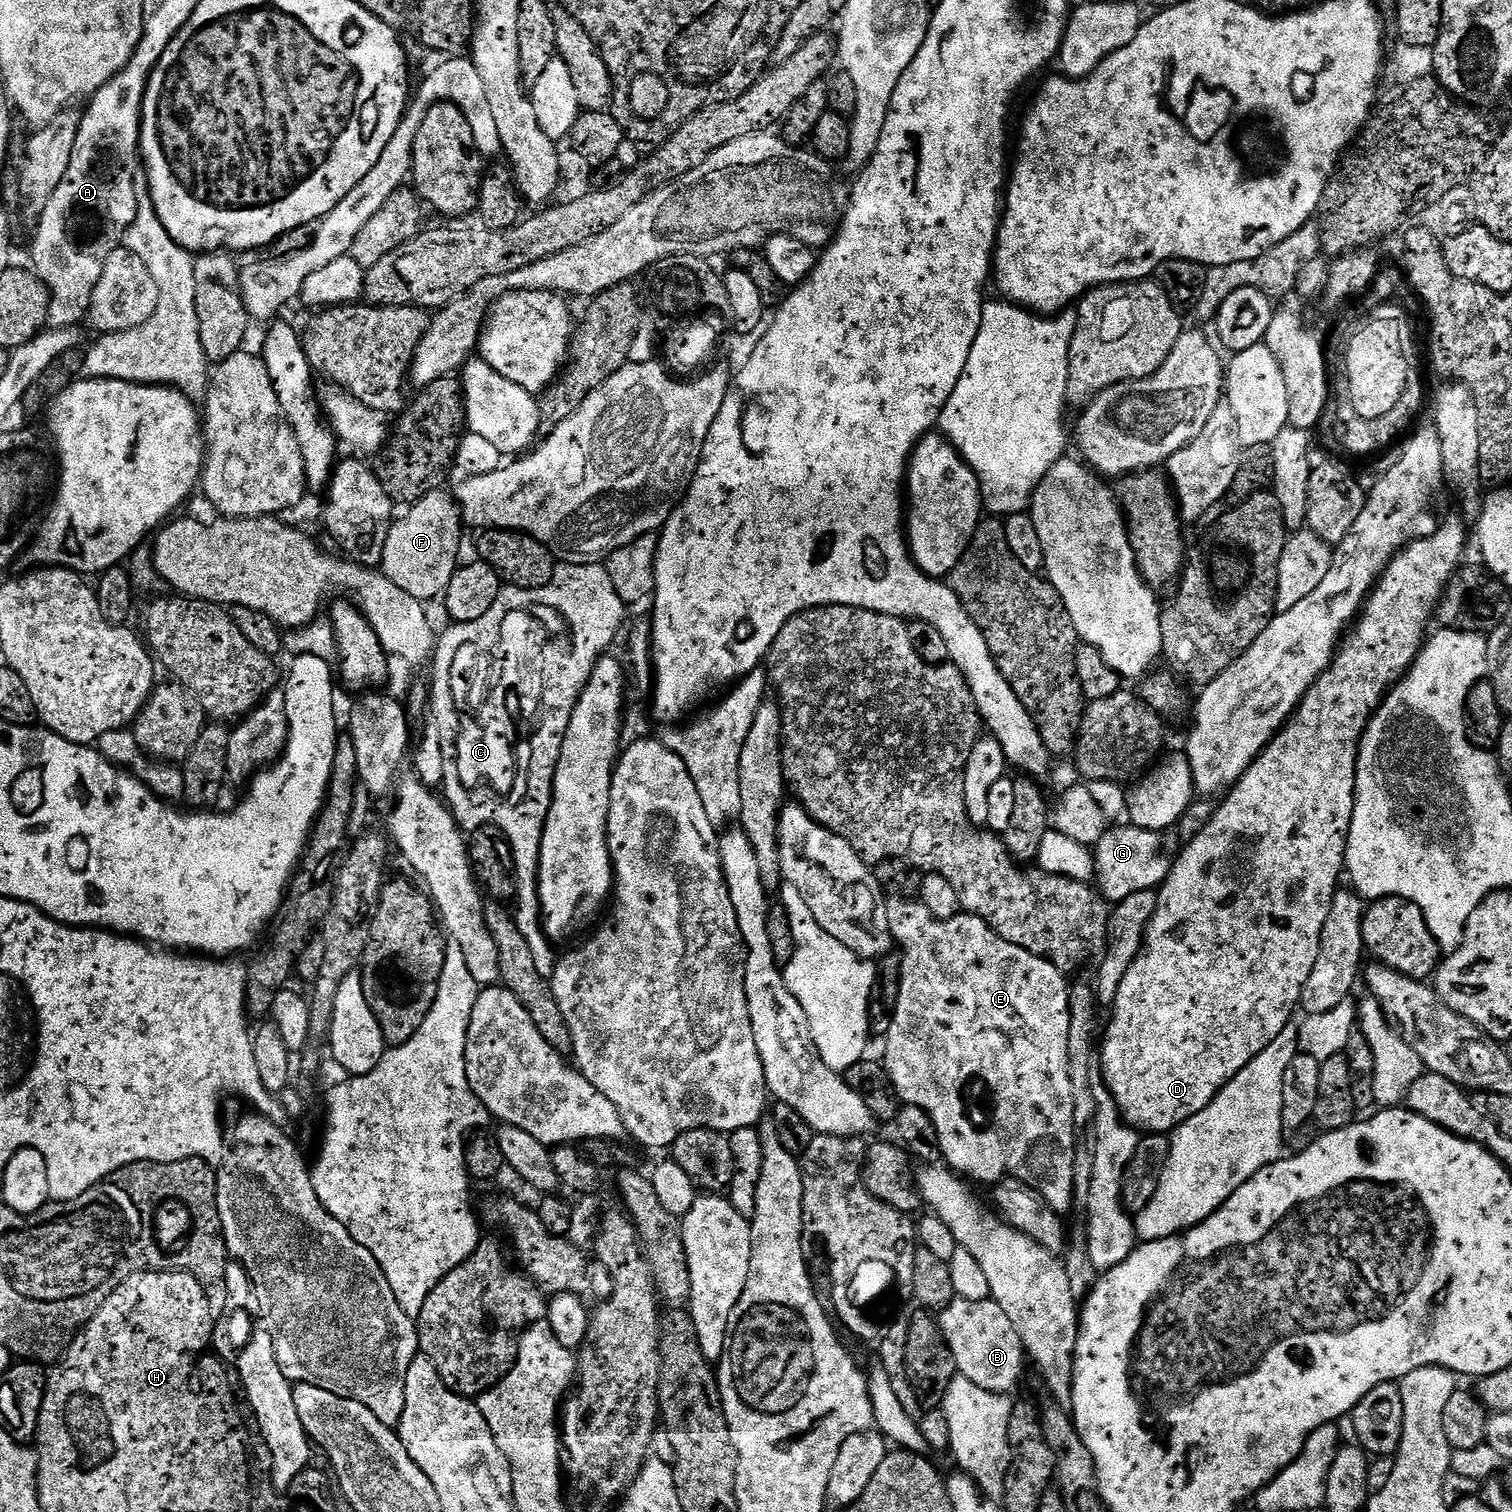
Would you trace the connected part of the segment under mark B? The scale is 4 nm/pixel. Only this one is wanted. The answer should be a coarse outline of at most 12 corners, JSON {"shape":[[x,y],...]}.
{"shape":[[953,1297],[940,1329],[959,1375],[1005,1395],[1026,1353],[991,1298]]}

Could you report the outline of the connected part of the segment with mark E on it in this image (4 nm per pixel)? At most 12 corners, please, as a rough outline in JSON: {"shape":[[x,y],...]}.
{"shape":[[886,903],[882,1063],[943,1163],[1075,1202],[1069,977]]}

